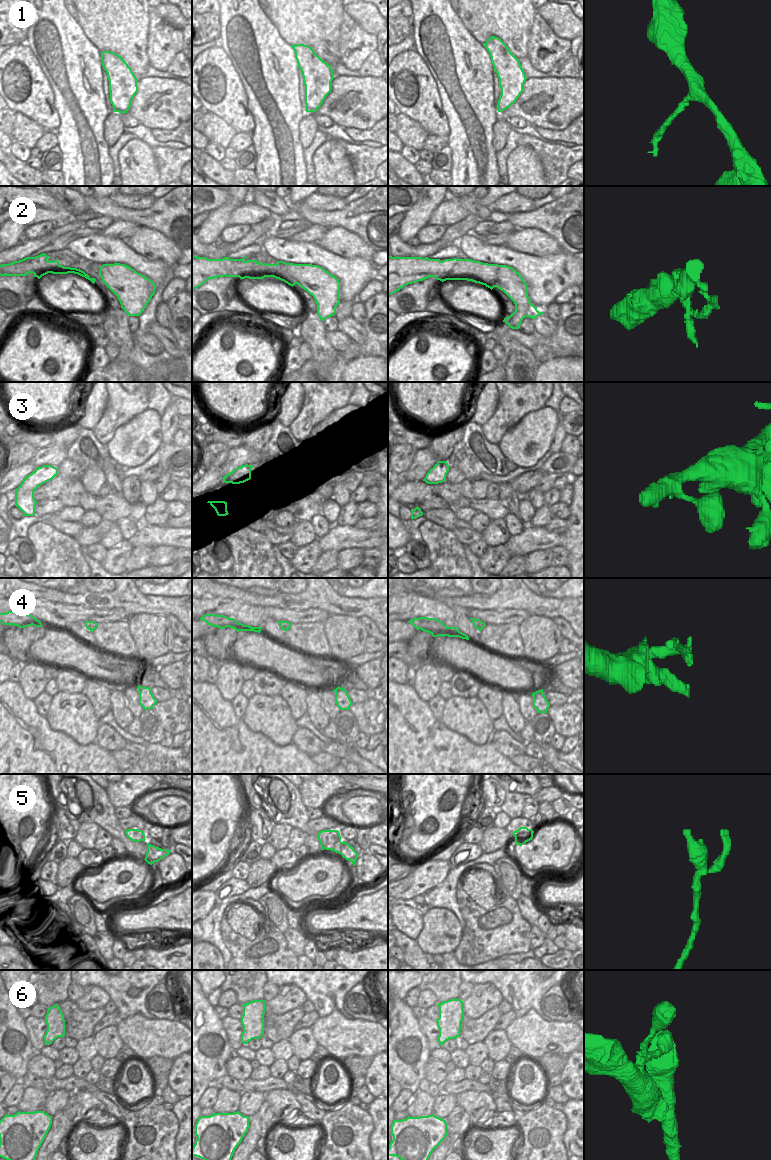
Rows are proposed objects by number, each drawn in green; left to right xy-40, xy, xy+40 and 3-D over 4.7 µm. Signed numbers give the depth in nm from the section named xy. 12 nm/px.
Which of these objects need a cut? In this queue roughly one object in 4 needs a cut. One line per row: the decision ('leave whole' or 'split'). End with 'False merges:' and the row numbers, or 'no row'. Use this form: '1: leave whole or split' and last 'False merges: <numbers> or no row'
1: leave whole
2: leave whole
3: leave whole
4: split
5: split
6: split
False merges: 4, 5, 6

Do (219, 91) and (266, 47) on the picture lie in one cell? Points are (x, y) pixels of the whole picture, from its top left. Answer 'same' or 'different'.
different

